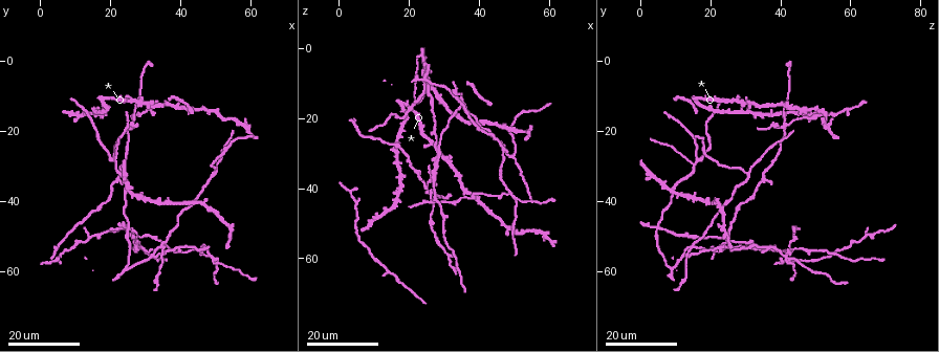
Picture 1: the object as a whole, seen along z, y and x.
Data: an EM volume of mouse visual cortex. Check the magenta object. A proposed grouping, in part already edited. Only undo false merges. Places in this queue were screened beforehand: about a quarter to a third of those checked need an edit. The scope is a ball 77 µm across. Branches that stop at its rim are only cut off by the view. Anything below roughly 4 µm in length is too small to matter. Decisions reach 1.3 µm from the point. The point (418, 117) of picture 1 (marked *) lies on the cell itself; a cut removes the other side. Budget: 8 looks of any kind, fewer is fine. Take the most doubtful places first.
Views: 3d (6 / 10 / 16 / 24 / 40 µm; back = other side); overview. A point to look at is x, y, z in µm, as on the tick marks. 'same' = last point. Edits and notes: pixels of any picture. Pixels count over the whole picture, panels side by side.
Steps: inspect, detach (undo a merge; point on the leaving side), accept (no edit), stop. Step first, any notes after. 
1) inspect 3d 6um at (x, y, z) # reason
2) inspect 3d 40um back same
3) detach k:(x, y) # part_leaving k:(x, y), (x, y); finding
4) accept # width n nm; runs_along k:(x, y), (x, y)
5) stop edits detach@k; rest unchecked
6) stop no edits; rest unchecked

inspect 3d 16um at (48.0, 56.0, 41.5) # four arms meet

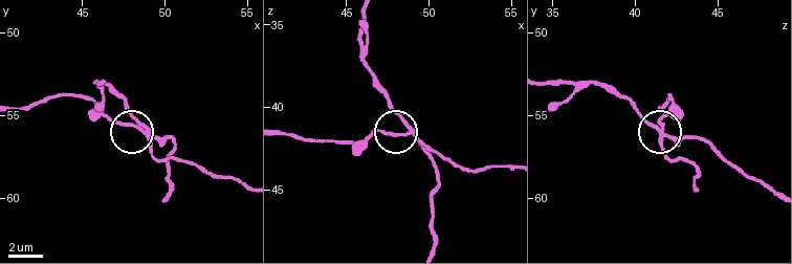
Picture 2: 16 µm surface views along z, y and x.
inspect 3d 10um same # zoom in

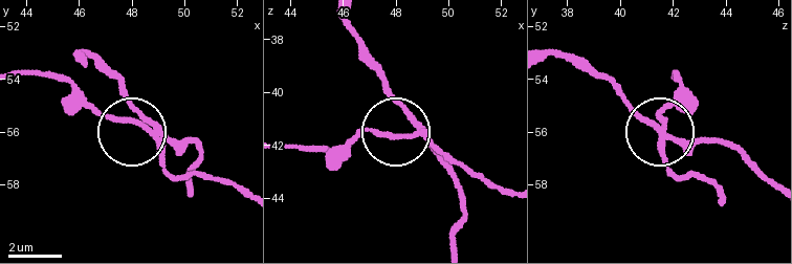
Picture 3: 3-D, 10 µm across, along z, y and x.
detach 3:(119, 118) # part_leaving 3:(156, 136), (111, 120), (70, 85), (17, 75); two cells meet here

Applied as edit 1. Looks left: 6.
inspect overview # see it whole again

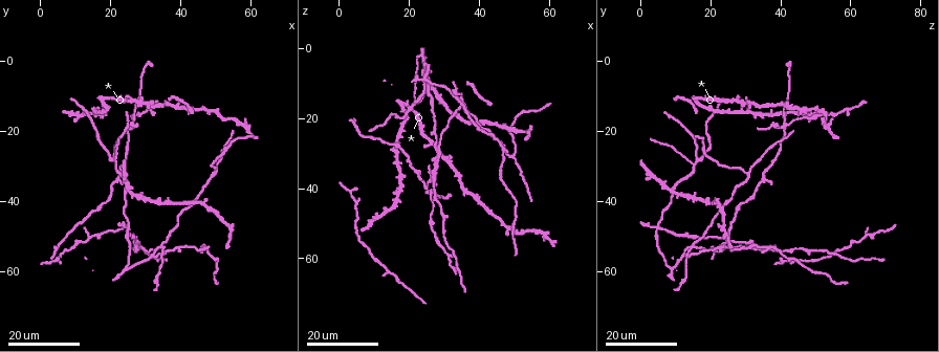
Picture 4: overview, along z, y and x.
inspect 3d 24um at (25.0, 48.0, 6.0)

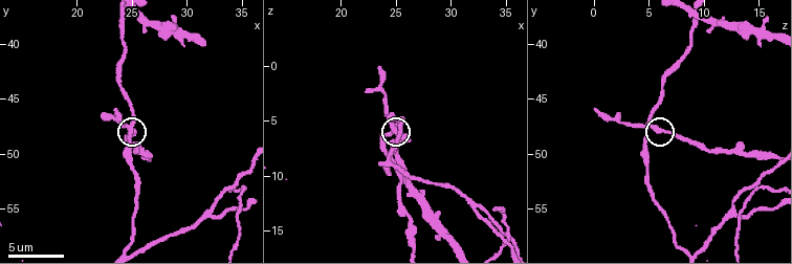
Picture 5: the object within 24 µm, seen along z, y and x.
inspect 3d 10um at (24.6, 47.6, 5.4) # closer look

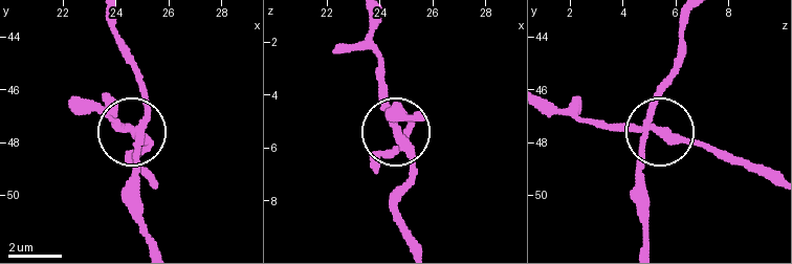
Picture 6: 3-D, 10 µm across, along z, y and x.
detach 6:(406, 153) # arms 4; part_leaving 6:(644, 129), (717, 147), (770, 172); a second cell is stuck on

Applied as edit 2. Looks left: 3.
inspect overview # redraw

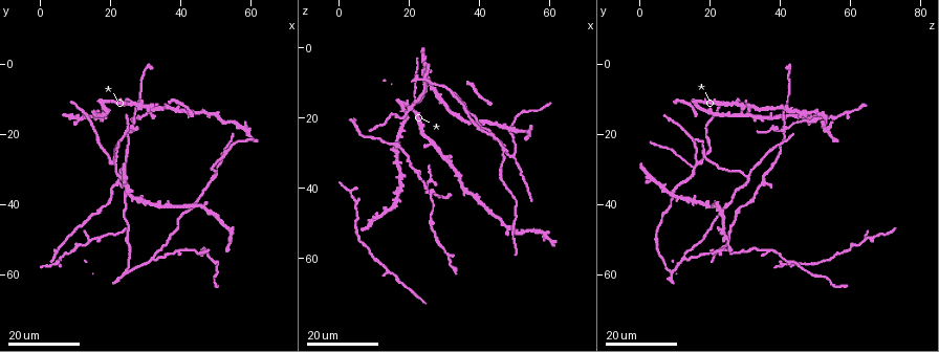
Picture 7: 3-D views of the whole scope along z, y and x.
inspect 3d 24um at (21.5, 28.0, 16.0) # small branch off a trunk

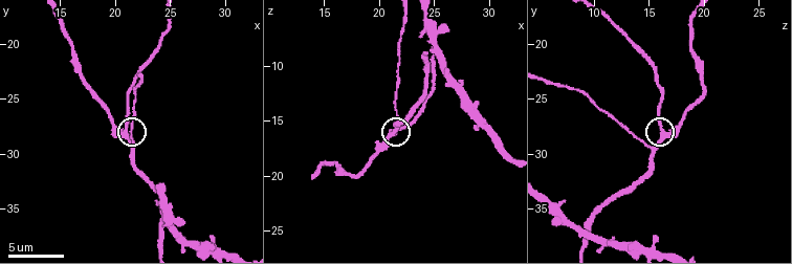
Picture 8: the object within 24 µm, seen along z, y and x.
inspect 3d 10um at (20.8, 28.0, 16.0) # closer look

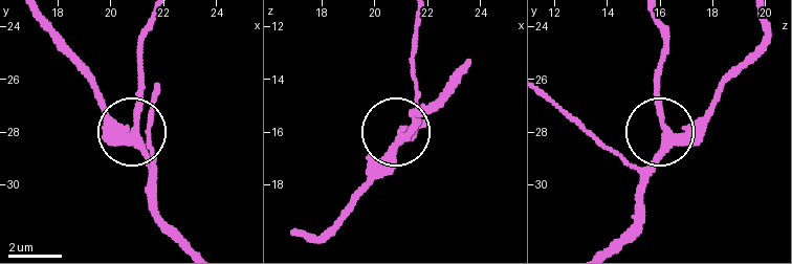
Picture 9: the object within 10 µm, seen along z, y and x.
accept # arms 3; all the same cell

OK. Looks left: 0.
stop edits detach@3, detach@6; rest unchecked

